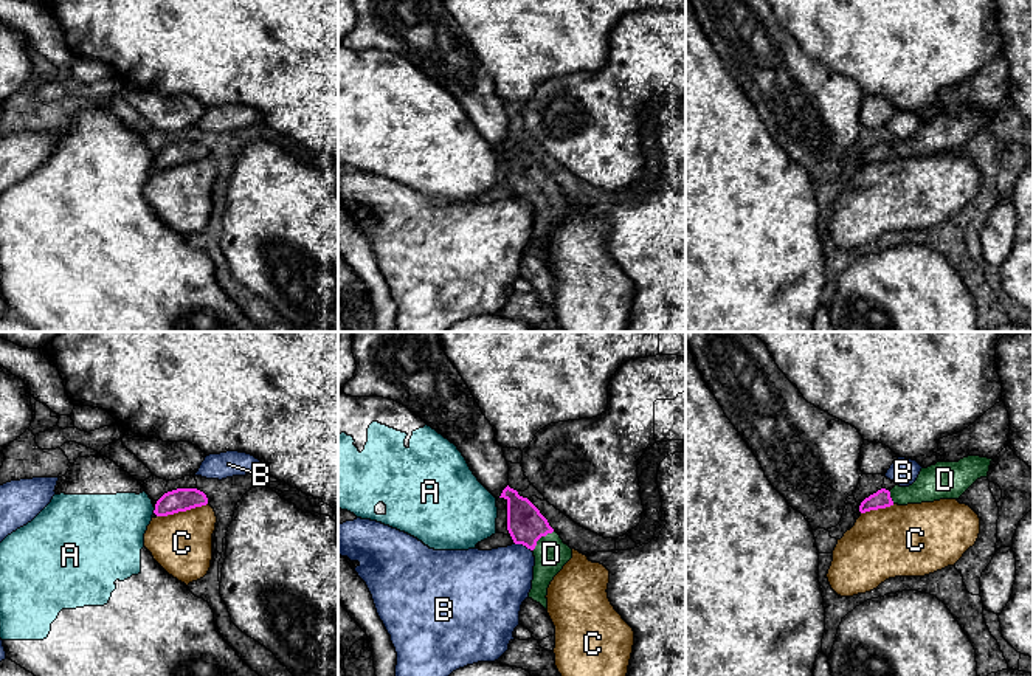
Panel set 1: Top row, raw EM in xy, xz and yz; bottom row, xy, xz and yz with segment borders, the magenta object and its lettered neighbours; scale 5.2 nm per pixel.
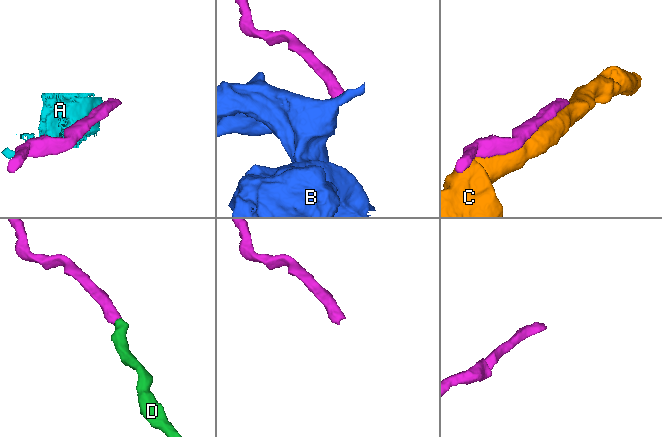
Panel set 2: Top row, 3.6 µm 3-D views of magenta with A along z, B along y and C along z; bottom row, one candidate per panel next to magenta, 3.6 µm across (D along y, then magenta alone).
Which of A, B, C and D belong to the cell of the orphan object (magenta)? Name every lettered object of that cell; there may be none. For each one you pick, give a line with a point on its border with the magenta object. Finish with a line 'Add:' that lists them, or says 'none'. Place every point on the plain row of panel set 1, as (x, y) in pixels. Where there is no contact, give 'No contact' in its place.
D: Touches magenta at xz (540, 189)
Add: D

